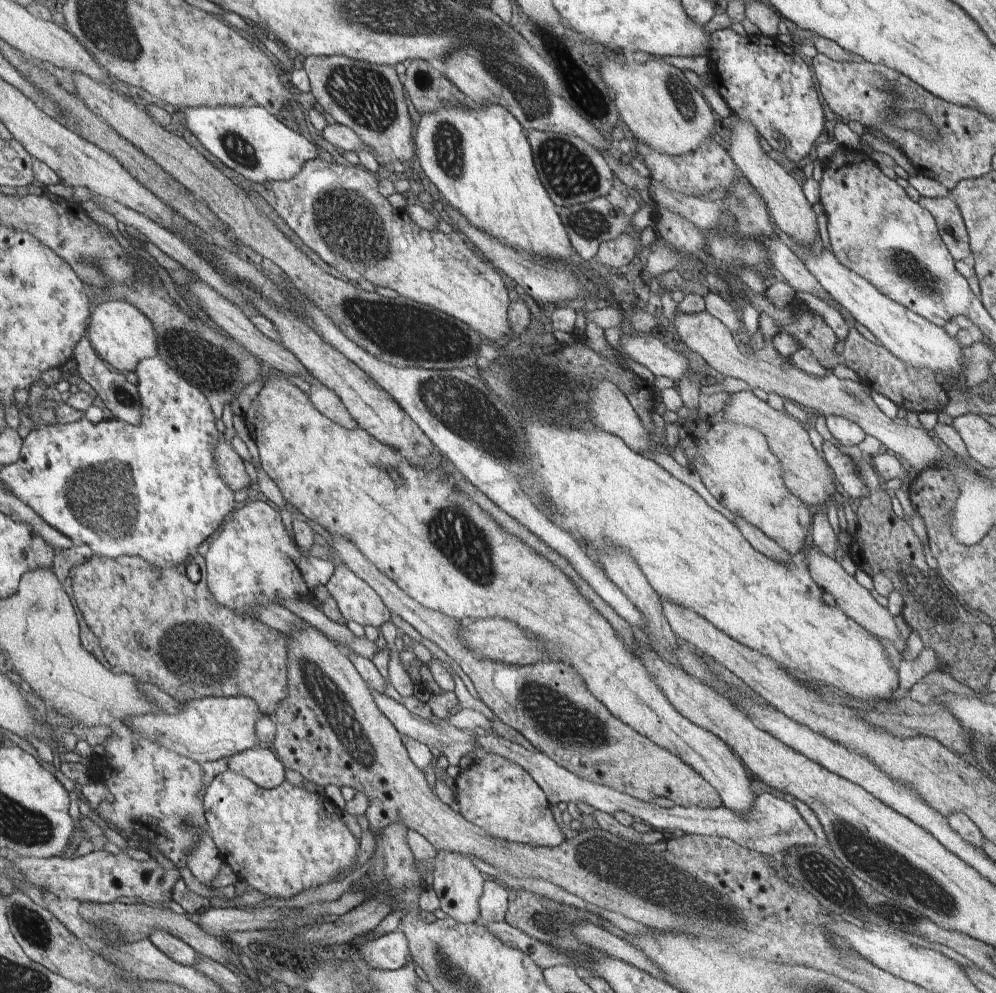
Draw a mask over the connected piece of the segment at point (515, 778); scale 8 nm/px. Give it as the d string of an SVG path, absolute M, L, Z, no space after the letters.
M488 753L484 759L460 771L455 787L458 811L495 838L549 847L558 846L564 840L539 783L531 773L506 757Z

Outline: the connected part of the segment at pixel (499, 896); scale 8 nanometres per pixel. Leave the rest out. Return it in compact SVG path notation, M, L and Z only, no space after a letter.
M498 880L486 881L478 904L480 921L486 923L504 921L507 911L510 910L510 891L503 888Z

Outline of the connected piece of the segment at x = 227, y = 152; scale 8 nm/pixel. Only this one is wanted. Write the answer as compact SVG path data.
M188 107L184 111L192 134L228 168L255 184L289 181L304 163L317 158L316 146L288 130L266 107Z

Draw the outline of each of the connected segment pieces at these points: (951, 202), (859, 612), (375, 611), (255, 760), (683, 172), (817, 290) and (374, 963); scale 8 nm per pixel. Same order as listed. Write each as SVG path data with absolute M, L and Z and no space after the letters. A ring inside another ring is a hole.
M952 196L920 197L918 202L936 219L940 236L954 260L970 256L969 234L959 206Z
M810 547L805 550L805 559L810 576L817 582L817 585L824 591L834 596L836 606L849 616L856 624L865 628L871 635L878 639L891 640L897 649L902 652L905 649L906 640L900 638L900 632L894 623L894 616L886 606L880 605L867 588L864 588L854 576L850 576L844 571L844 568L834 558L825 555L820 549Z
M344 563L335 566L325 587L347 621L353 620L363 627L381 627L384 622L390 621L391 609L387 603L367 581Z
M254 747L247 751L232 755L228 761L229 770L248 777L262 788L279 787L286 778L286 766L276 752L268 748Z
M710 138L704 141L699 149L694 152L672 156L658 152L656 149L649 147L648 144L636 141L637 154L640 154L640 160L649 168L652 182L662 188L668 187L676 192L687 195L698 196L715 189L730 189L732 184L736 183L737 177L734 171L738 167L732 160L731 153L725 151L717 141Z
M778 236L764 240L775 274L789 284L794 291L810 292L820 299L831 298L829 292L820 286L817 278L807 269L800 259Z
M396 930L381 937L373 937L358 947L358 951L371 967L384 970L402 968L412 961L409 942L401 930Z

